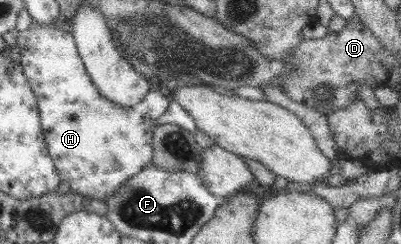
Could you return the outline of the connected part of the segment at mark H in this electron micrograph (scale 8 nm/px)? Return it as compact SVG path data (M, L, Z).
M33 20L28 29L19 32L17 46L22 55L22 72L36 95L44 142L61 182L68 184L70 190L104 201L108 195L128 184L128 180L136 176L144 166L153 163L152 133L157 127L158 118L166 112L170 102L165 91L148 91L136 107L130 108L120 107L104 99L86 73L72 33L60 29L57 24L42 26Z

